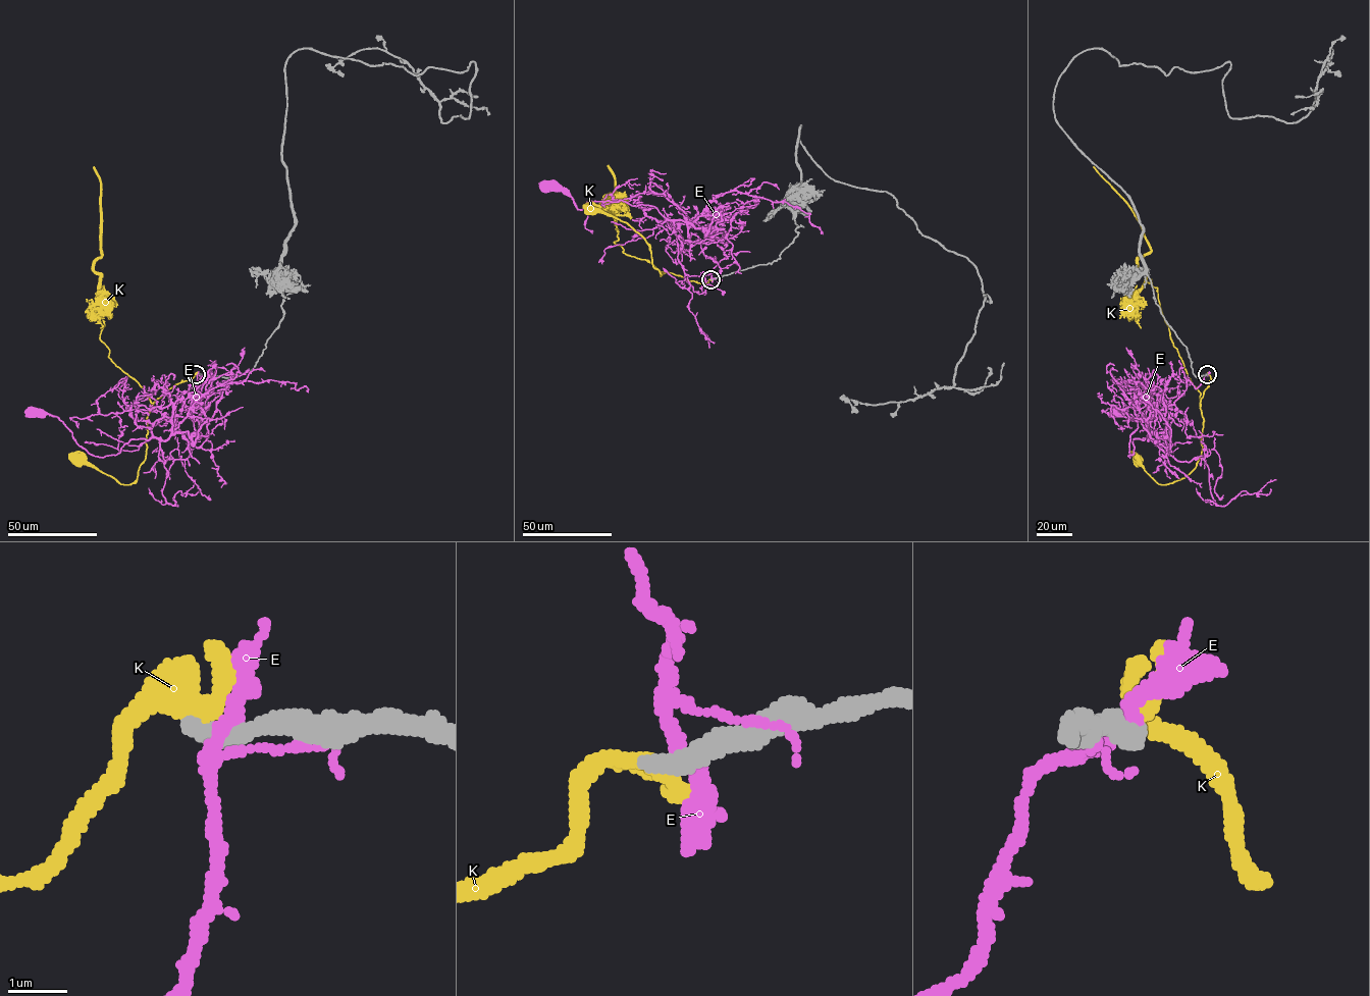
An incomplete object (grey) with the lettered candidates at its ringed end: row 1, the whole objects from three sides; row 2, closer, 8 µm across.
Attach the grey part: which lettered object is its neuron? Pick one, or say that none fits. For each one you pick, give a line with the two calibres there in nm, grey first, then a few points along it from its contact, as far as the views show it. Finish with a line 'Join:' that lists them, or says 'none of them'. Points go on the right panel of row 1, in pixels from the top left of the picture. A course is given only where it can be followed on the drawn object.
K: calibres 400 and 240 nm; course (1207, 374), (1211, 380), (1201, 400), (1202, 454), (1195, 467), (1183, 477), (1158, 484), (1139, 459)
Join: K

